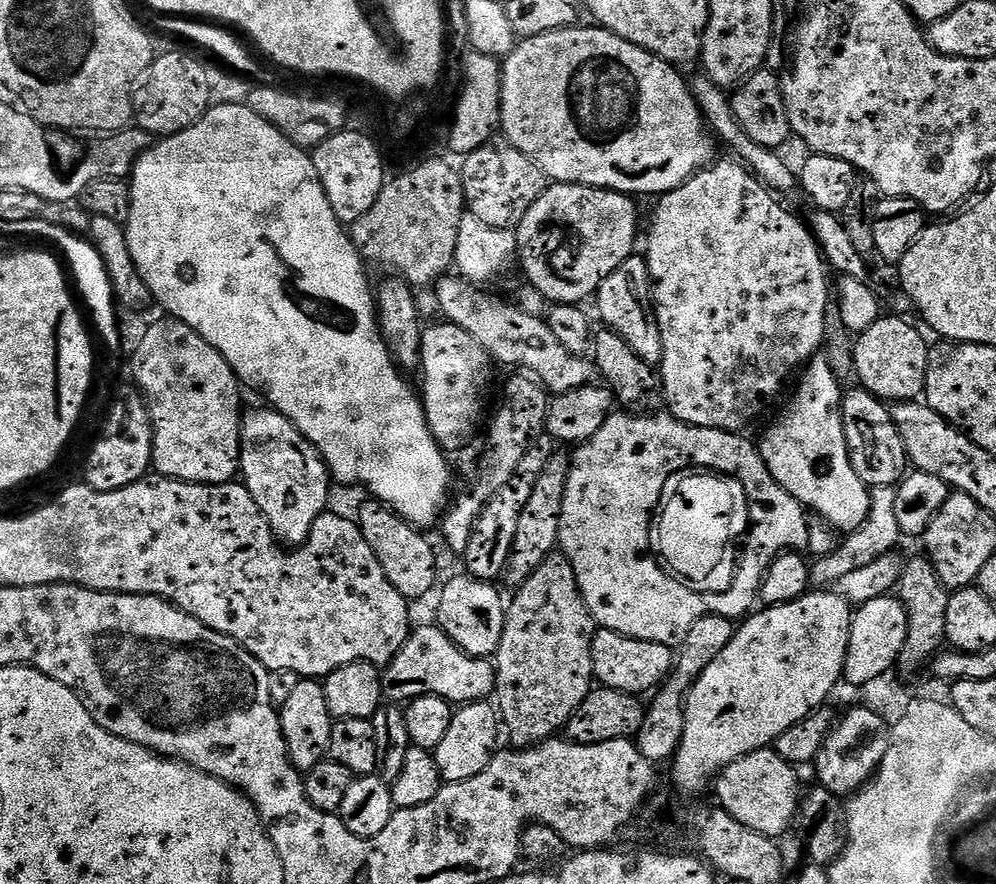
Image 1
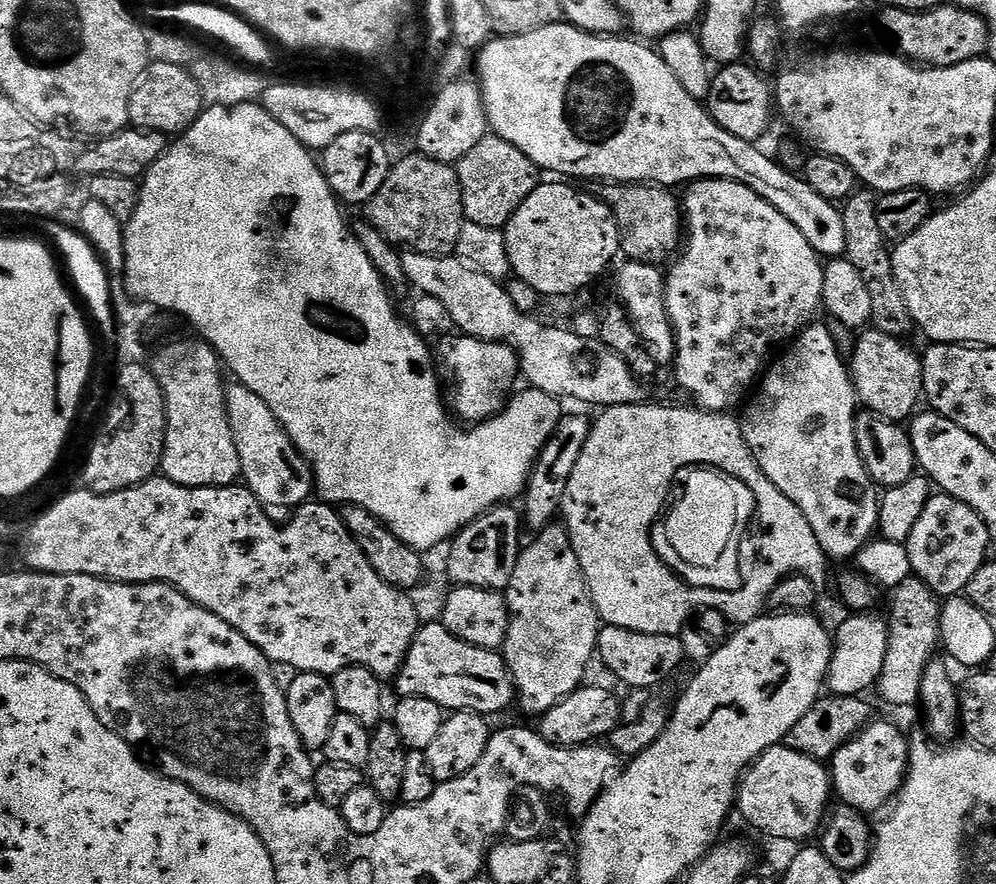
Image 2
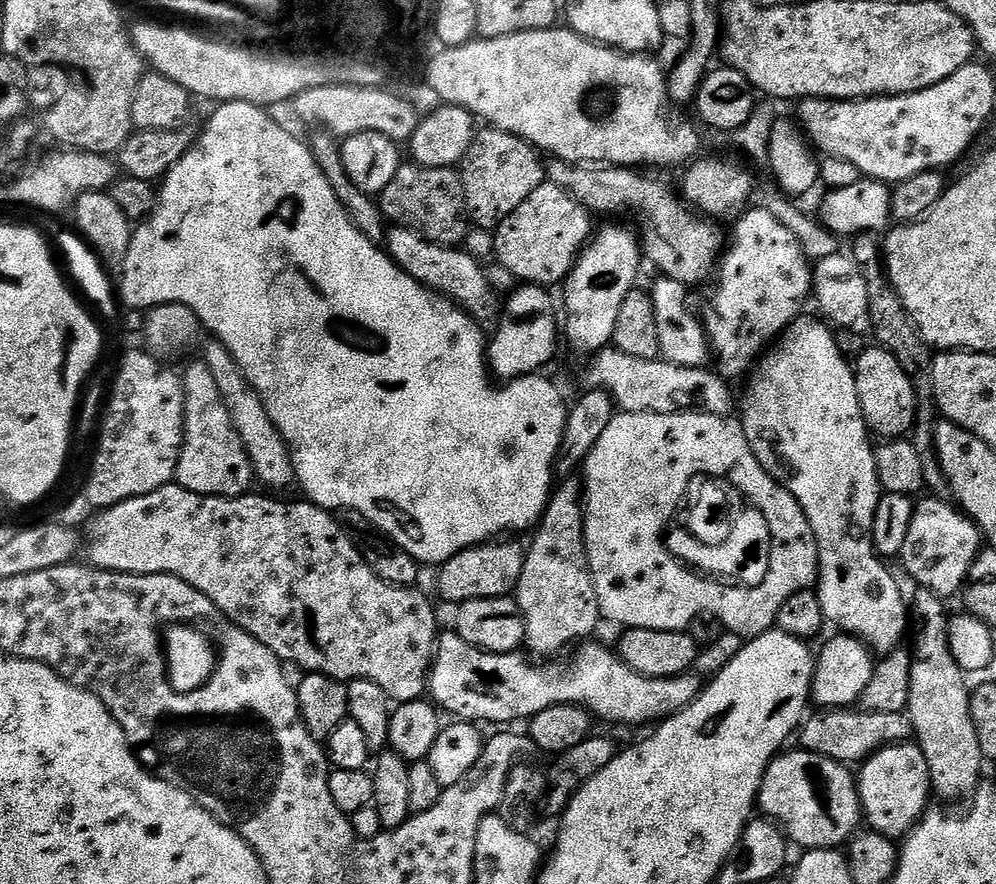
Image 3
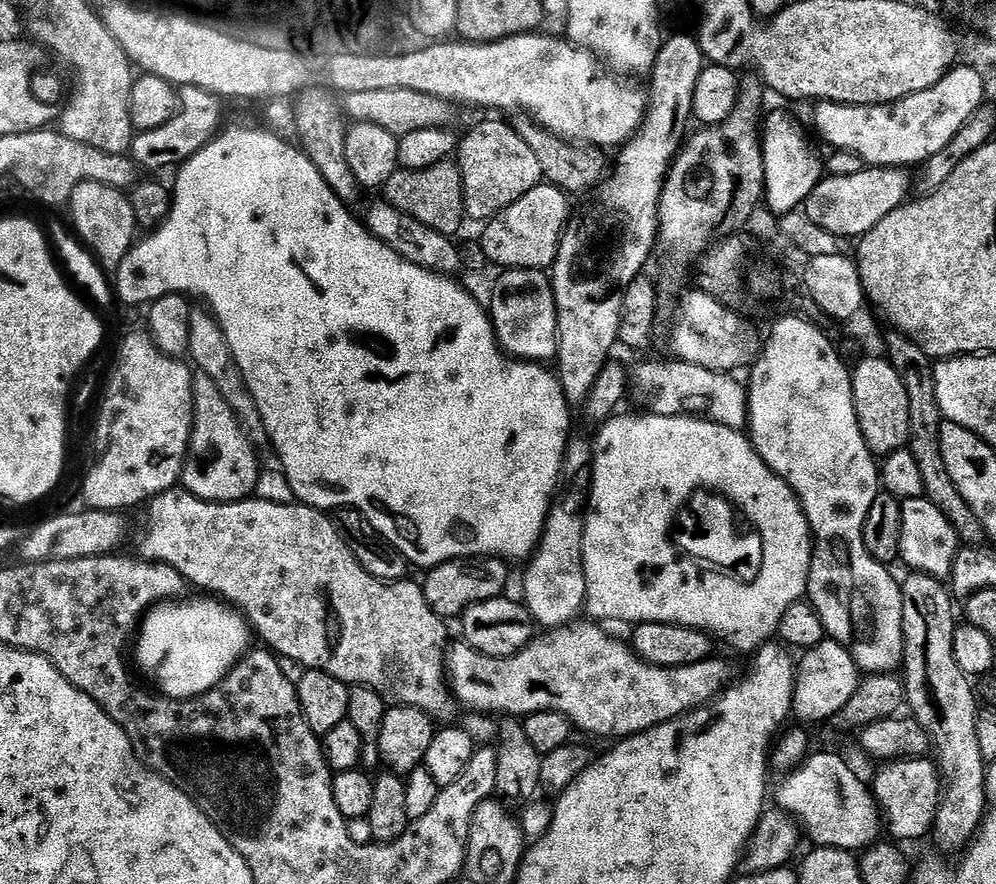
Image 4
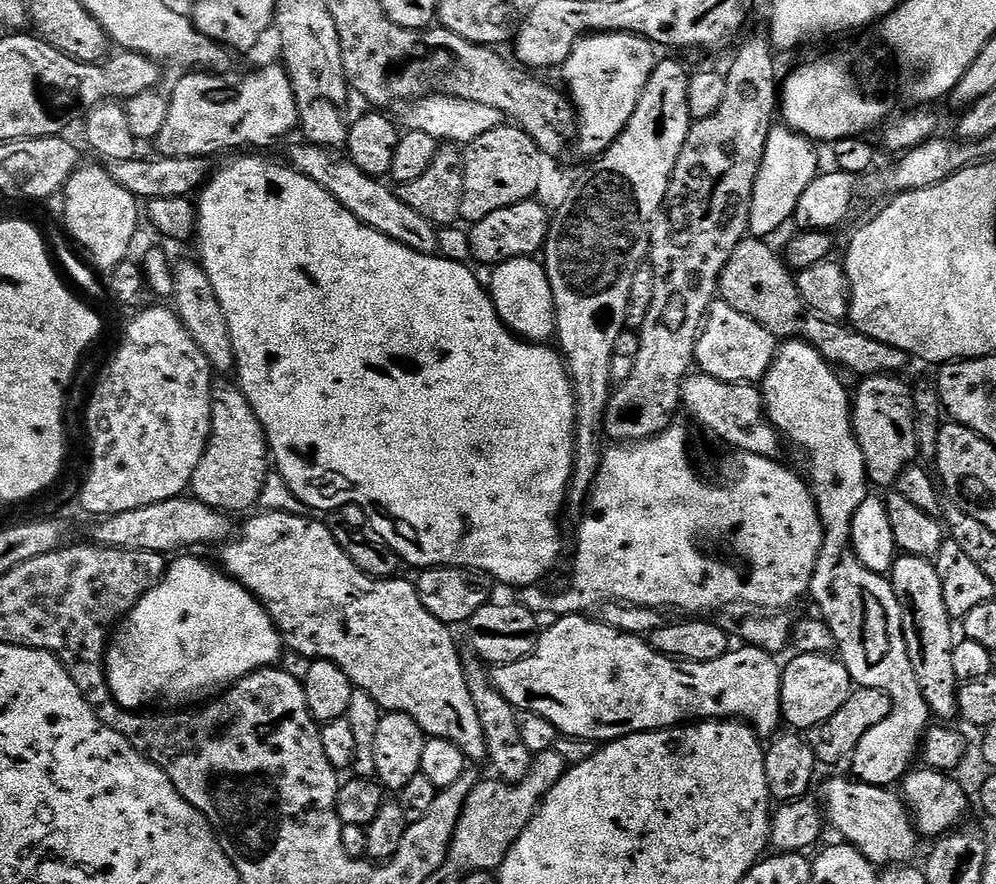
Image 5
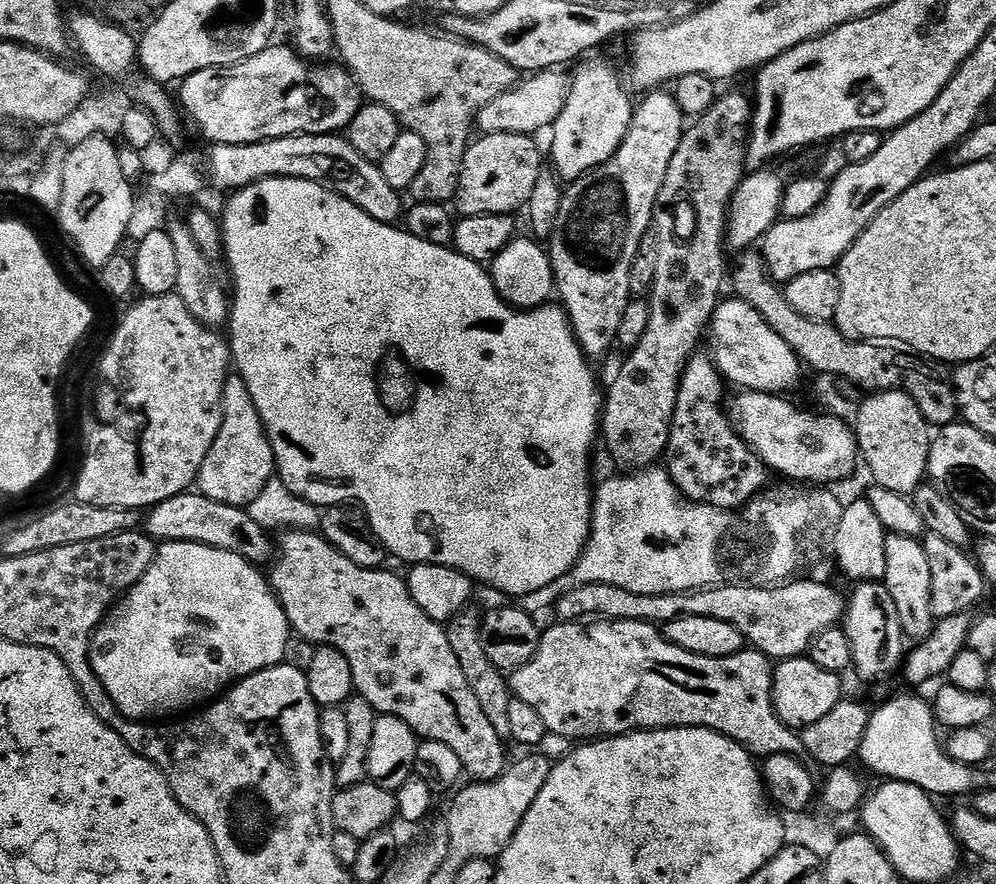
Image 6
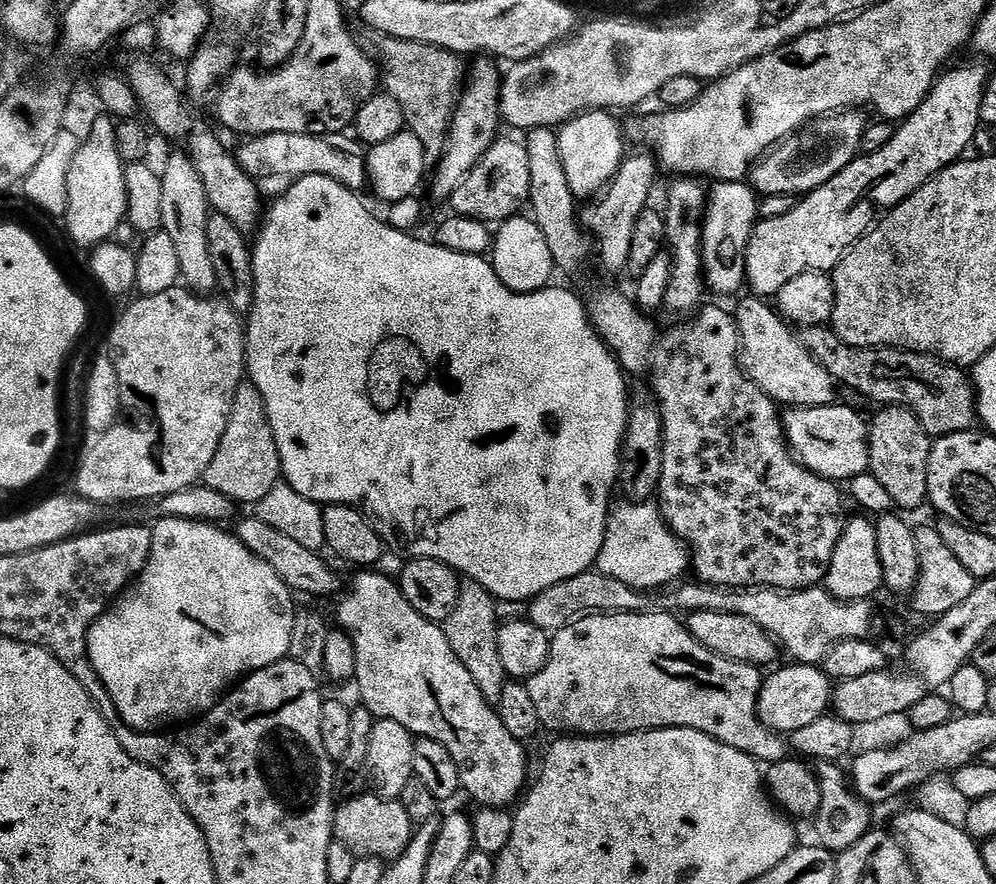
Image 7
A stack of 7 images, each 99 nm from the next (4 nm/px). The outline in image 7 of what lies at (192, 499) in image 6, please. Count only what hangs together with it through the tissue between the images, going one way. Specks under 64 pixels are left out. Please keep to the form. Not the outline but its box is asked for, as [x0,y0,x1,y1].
[234,514,341,597]

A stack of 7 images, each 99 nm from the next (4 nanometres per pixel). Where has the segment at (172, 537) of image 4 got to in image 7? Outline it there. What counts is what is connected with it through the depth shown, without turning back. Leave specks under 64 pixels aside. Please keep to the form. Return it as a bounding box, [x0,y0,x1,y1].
[336,570,529,809]

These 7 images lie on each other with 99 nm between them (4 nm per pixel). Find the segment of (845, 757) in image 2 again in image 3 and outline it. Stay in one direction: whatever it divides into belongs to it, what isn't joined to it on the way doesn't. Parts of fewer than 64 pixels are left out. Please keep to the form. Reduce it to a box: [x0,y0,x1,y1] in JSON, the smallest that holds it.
[856,742,934,842]

